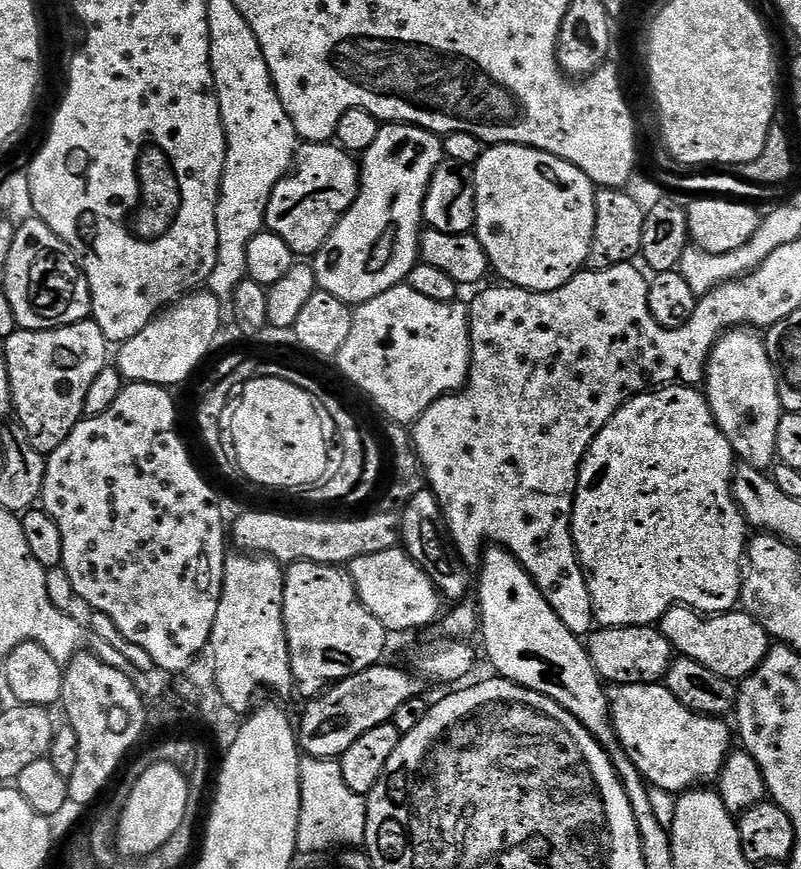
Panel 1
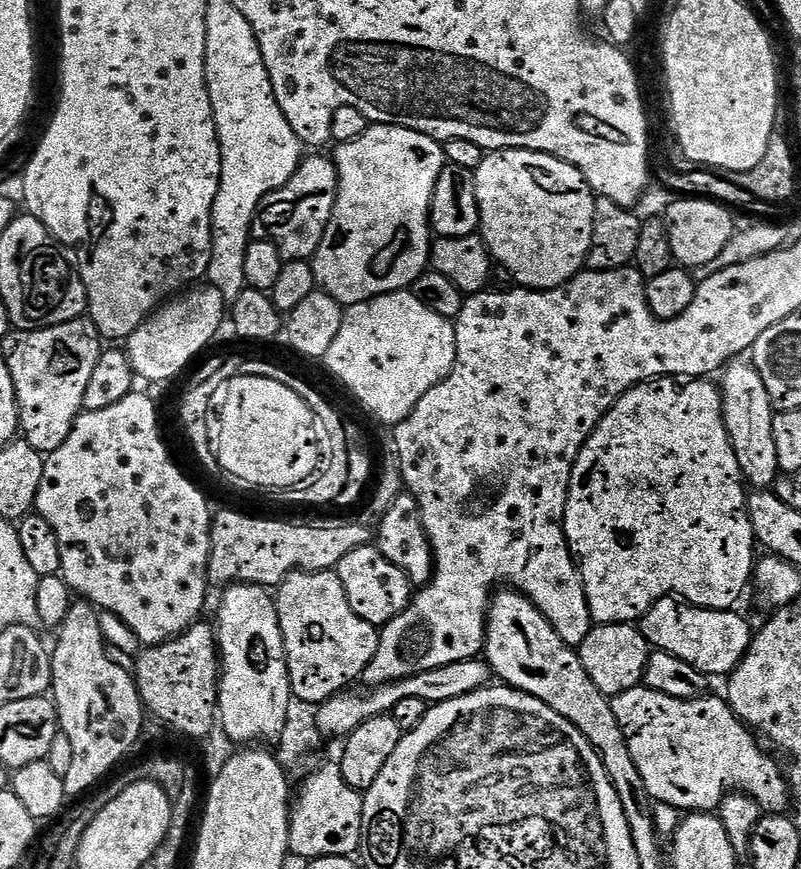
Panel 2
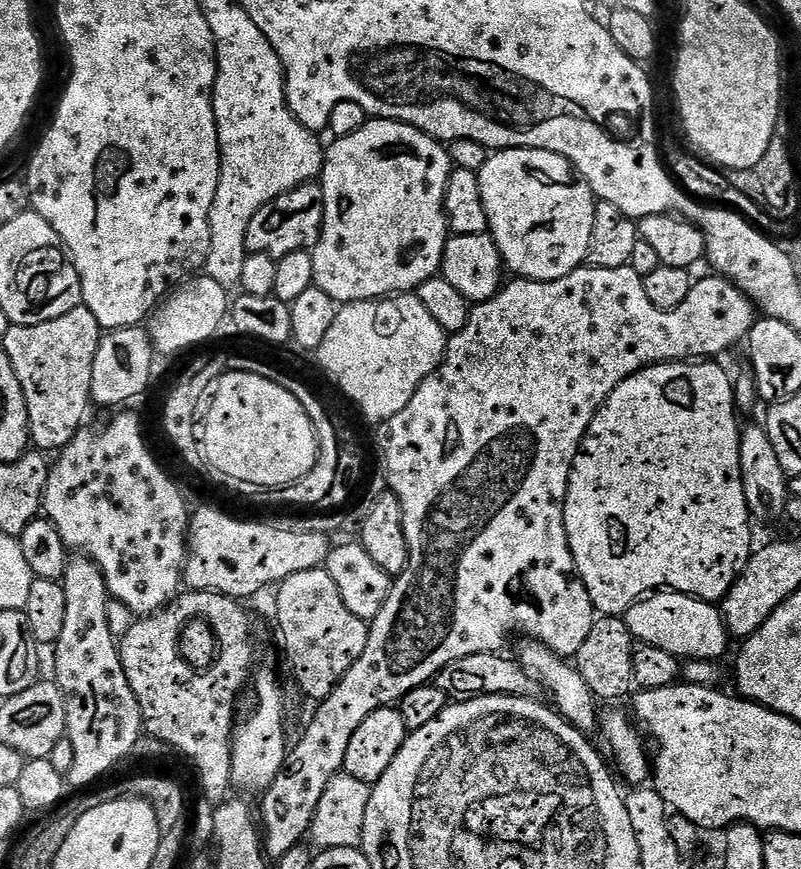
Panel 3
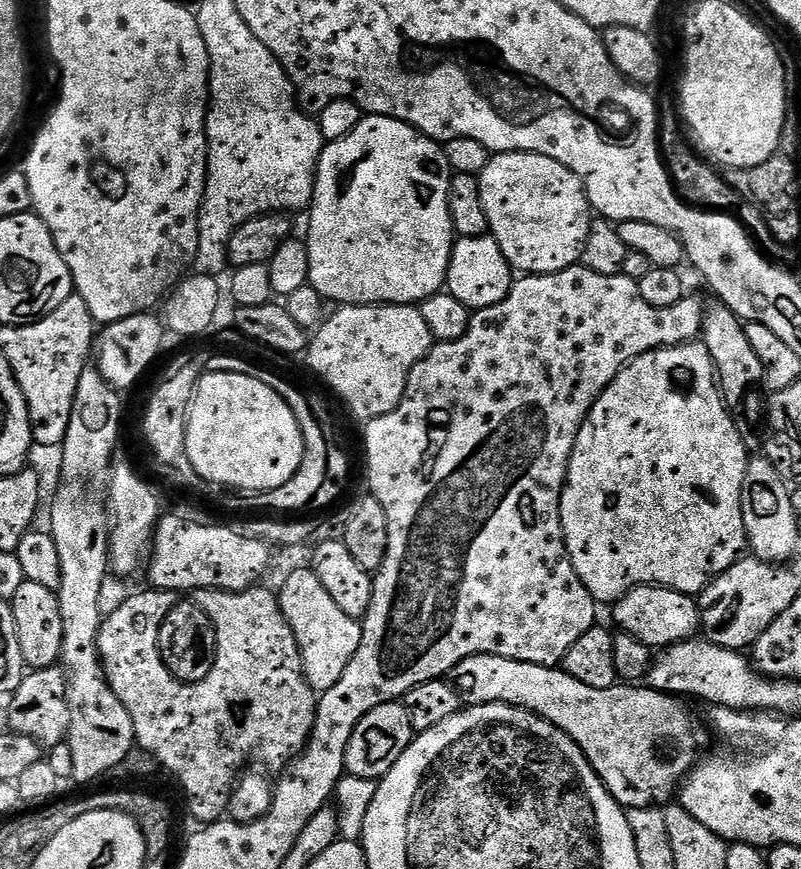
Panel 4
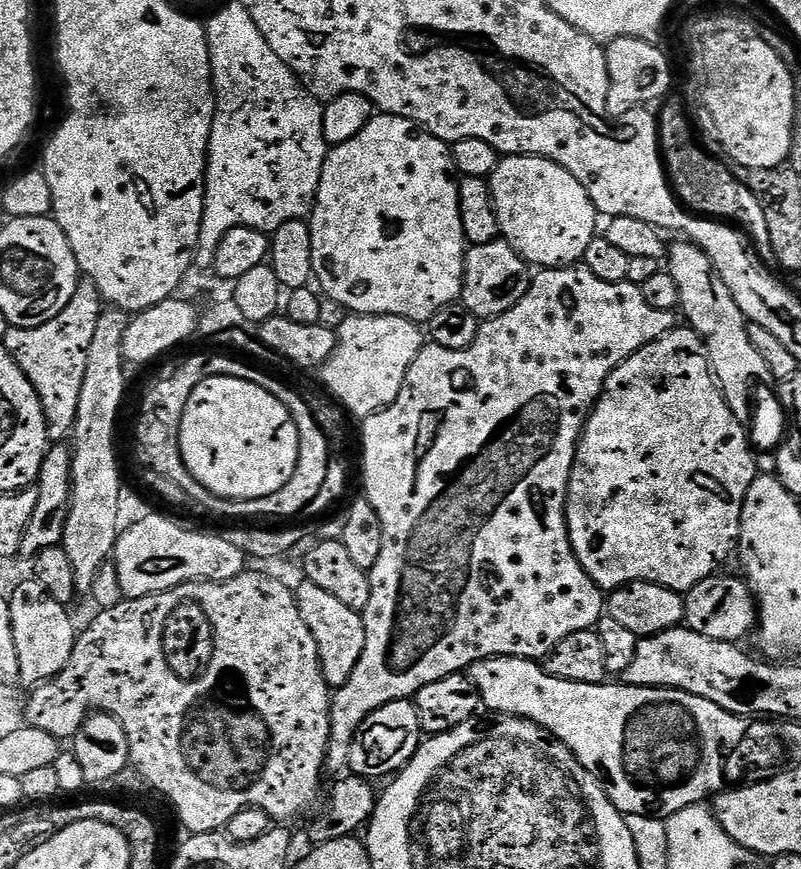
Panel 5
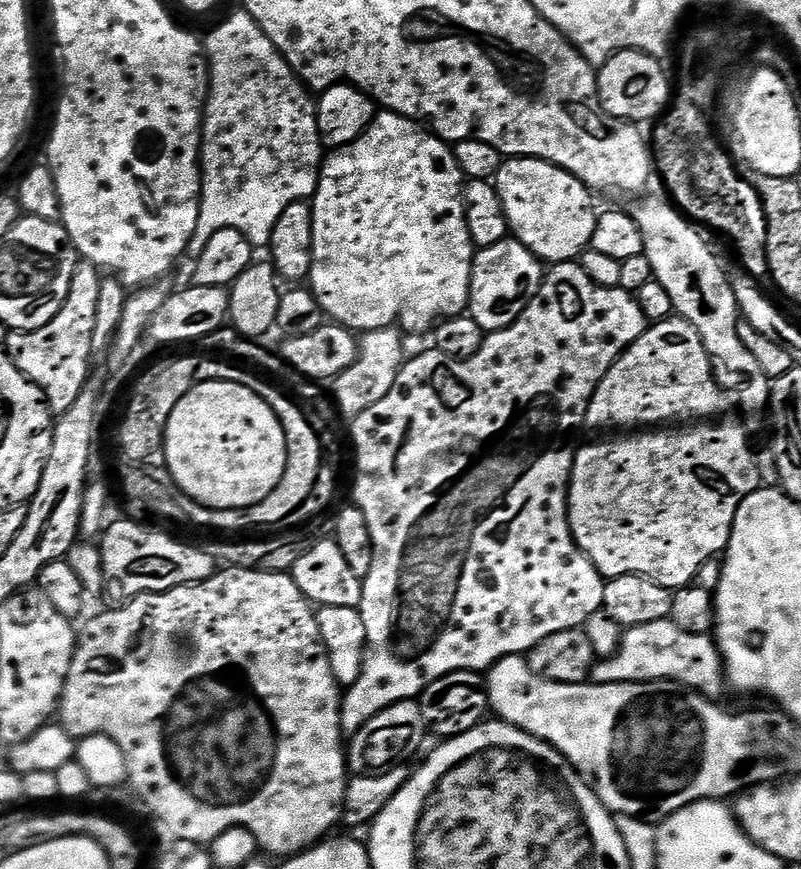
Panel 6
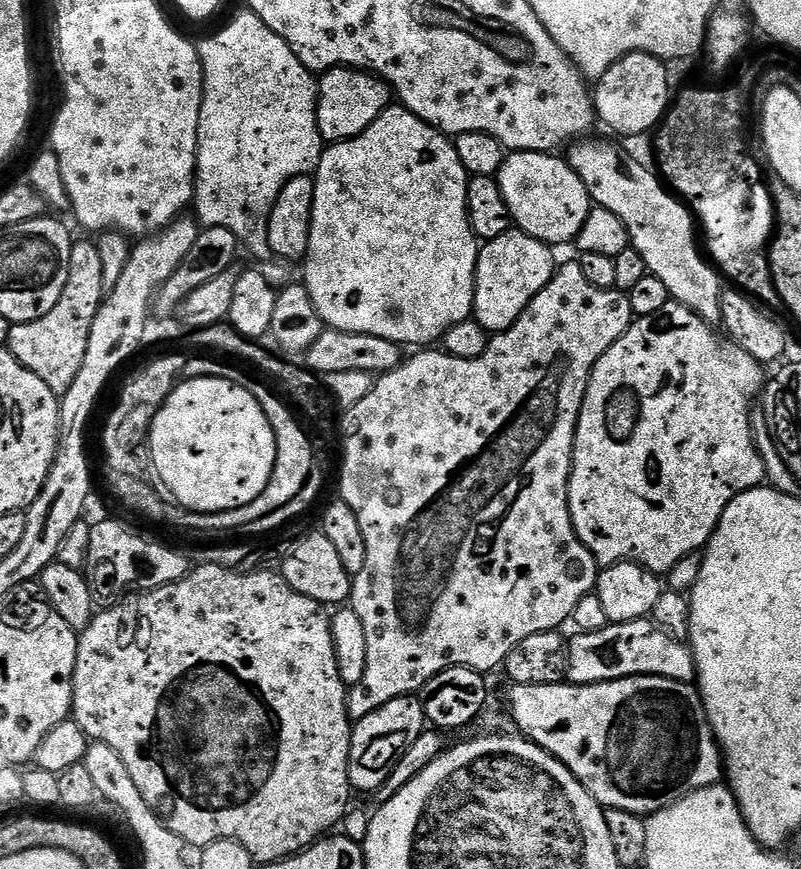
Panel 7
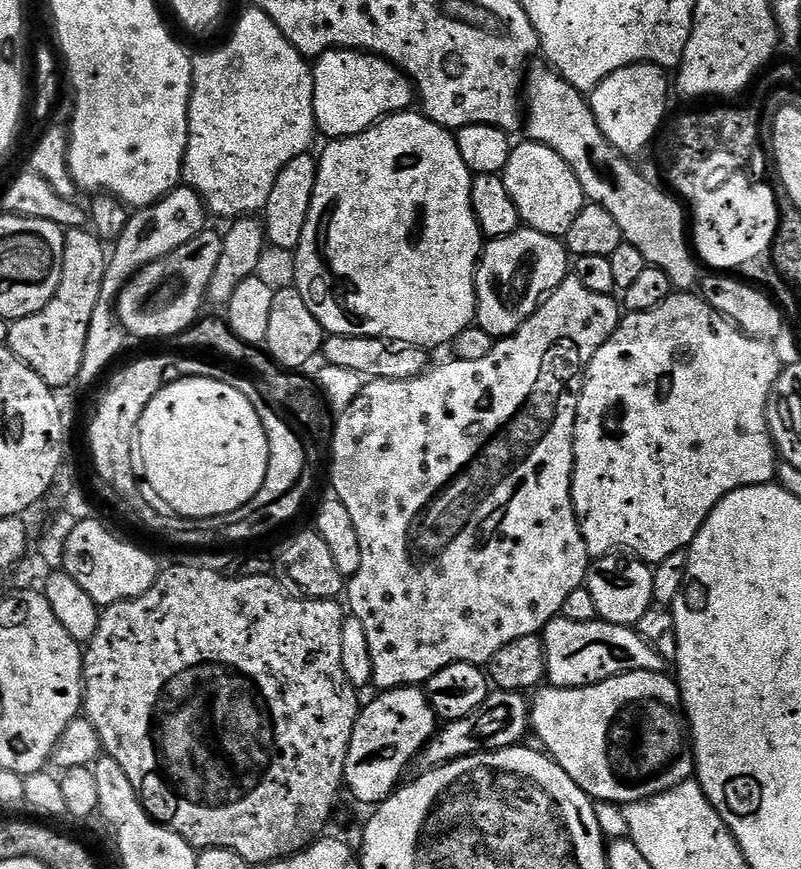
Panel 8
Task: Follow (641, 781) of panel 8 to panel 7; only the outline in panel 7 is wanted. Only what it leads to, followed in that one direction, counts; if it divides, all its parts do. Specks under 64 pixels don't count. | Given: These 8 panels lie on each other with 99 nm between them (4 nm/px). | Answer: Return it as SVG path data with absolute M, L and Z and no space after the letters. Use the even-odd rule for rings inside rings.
M631 676L601 684L512 684L509 689L512 720L521 728L517 729L563 762L603 809L617 808L647 818L691 792L721 783L725 775L720 744L704 713L704 703L695 683L683 684L665 676Z

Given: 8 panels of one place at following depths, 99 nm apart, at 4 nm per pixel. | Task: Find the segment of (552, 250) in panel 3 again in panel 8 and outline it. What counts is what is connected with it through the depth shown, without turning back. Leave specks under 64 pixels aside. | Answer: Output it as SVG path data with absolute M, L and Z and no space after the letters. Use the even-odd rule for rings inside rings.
M535 142L517 143L503 170L506 190L518 206L521 221L547 236L567 237L574 218L584 209L586 197L574 170L552 148Z

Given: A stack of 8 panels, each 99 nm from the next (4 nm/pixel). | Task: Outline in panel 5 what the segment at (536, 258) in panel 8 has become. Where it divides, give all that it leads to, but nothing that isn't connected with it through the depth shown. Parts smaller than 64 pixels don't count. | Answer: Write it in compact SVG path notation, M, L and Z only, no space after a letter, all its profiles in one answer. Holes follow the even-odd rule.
M503 238L489 244L474 244L467 249L464 257L464 291L462 302L481 321L506 314L528 293L532 287L533 273L530 266L508 245Z

